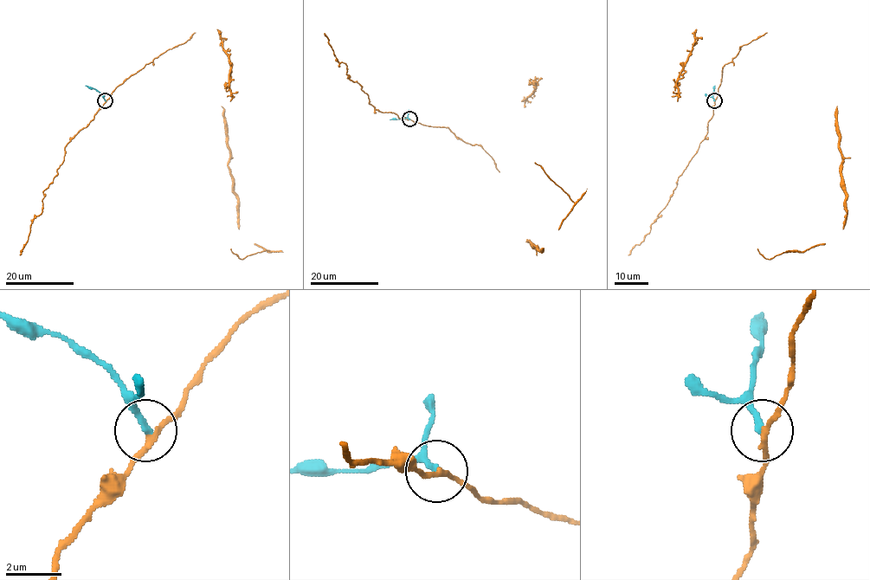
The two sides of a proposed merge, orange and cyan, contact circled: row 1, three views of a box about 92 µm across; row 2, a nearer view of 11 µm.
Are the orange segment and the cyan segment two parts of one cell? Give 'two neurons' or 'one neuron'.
two neurons

